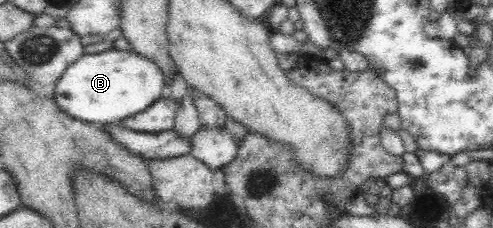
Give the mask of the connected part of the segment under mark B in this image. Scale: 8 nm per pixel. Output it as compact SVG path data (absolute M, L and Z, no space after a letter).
M109 50L82 54L66 68L55 84L56 105L70 117L93 125L114 124L144 111L160 99L165 78L156 63L132 50Z

